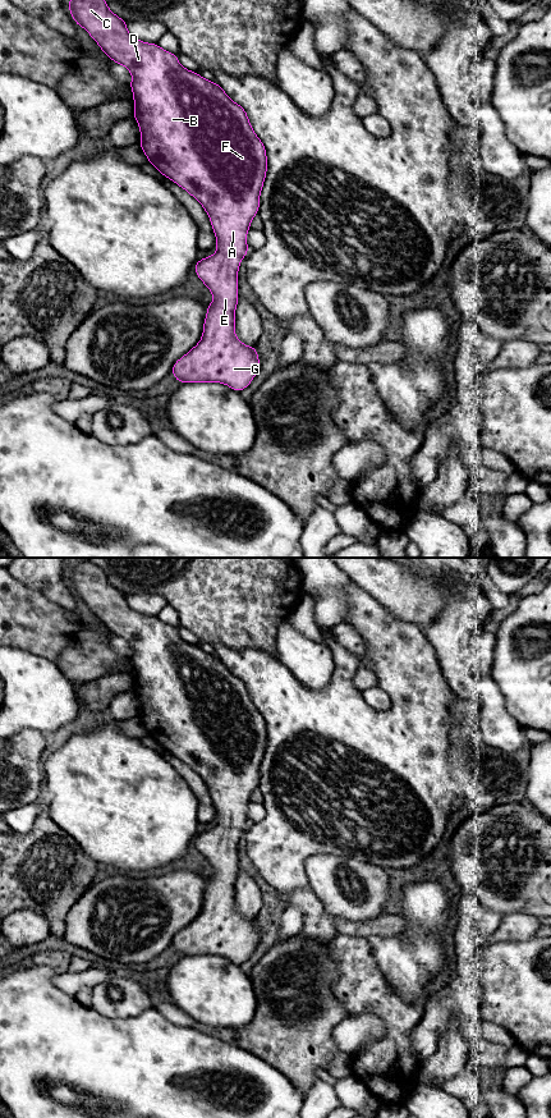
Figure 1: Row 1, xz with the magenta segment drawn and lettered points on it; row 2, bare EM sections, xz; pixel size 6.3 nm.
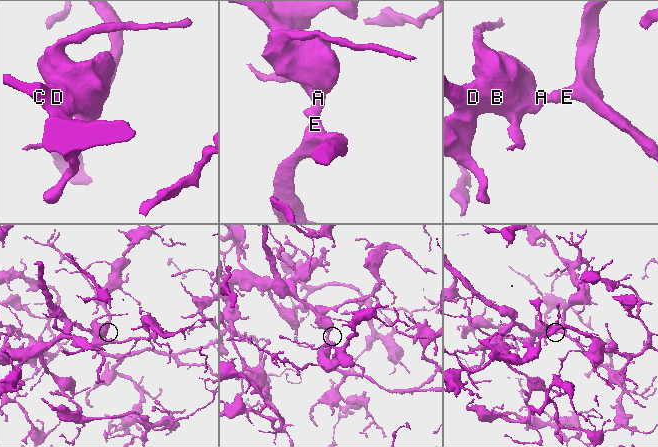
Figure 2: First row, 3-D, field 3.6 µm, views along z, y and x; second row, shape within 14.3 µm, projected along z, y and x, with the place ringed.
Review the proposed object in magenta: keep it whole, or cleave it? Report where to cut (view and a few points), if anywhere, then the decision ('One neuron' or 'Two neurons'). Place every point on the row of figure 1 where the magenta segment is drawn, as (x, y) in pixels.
No split. One neuron

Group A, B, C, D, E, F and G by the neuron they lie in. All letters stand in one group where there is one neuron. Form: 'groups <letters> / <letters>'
groups A B C D E F G

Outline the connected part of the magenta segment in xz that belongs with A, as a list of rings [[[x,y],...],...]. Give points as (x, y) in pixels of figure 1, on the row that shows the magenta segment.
[[[69,0],[68,1],[69,12],[77,23],[77,26],[83,27],[88,35],[97,42],[100,49],[114,61],[120,65],[124,65],[129,73],[132,74],[133,79],[129,83],[132,92],[133,92],[133,105],[134,105],[134,113],[133,116],[138,123],[139,132],[141,132],[141,141],[139,146],[142,147],[144,155],[148,159],[148,162],[153,165],[159,173],[161,173],[164,177],[173,180],[175,184],[185,189],[192,197],[194,197],[205,209],[207,212],[213,233],[216,235],[216,249],[217,252],[212,256],[205,257],[202,260],[198,260],[194,265],[194,271],[197,276],[202,280],[202,283],[210,289],[210,292],[213,295],[213,302],[207,304],[207,313],[203,322],[203,334],[201,340],[196,347],[193,347],[187,354],[184,354],[182,358],[179,358],[171,370],[171,374],[174,377],[180,382],[221,382],[231,388],[233,390],[240,393],[243,389],[245,389],[252,380],[254,379],[258,368],[260,368],[260,358],[256,347],[248,347],[243,344],[235,335],[235,308],[238,306],[238,270],[240,267],[240,260],[245,258],[248,253],[248,244],[247,244],[247,233],[251,229],[251,221],[252,219],[258,214],[260,209],[260,194],[265,183],[266,173],[267,173],[267,155],[266,148],[262,141],[257,137],[254,133],[247,111],[237,102],[234,102],[226,92],[216,83],[207,81],[206,78],[201,77],[198,73],[185,69],[180,65],[178,60],[178,54],[167,52],[162,47],[160,47],[157,43],[148,43],[143,42],[141,40],[137,40],[133,37],[127,28],[127,22],[121,19],[120,17],[115,15],[107,6],[107,3],[105,0]]]

